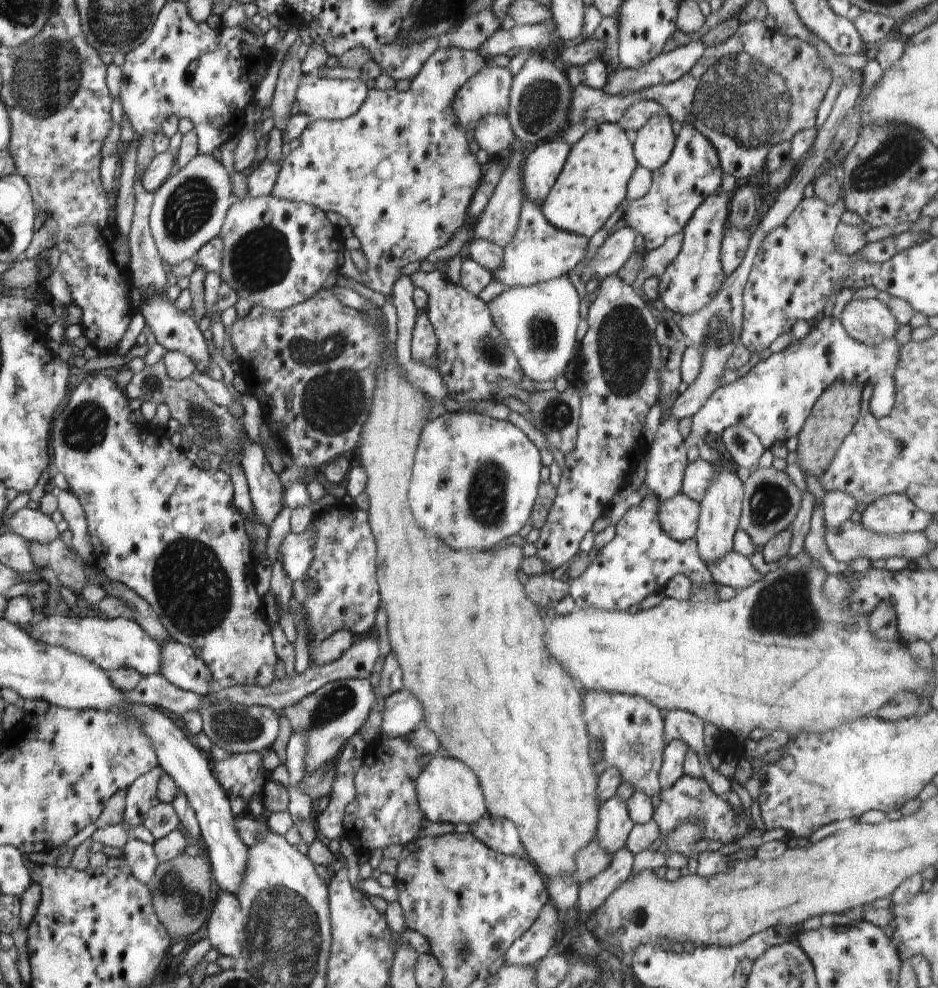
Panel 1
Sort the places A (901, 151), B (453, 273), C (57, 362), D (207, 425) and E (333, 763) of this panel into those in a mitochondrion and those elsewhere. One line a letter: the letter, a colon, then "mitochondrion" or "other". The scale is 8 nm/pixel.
A: mitochondrion
B: other
C: other
D: mitochondrion
E: other

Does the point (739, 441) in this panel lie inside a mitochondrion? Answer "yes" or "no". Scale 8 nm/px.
yes

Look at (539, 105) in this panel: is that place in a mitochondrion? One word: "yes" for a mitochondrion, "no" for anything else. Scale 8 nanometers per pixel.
yes

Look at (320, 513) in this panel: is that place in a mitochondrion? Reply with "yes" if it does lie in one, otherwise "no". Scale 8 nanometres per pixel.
no

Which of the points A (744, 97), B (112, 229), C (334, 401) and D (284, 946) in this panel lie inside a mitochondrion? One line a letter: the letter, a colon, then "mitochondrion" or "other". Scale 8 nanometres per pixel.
A: mitochondrion
B: other
C: mitochondrion
D: mitochondrion

